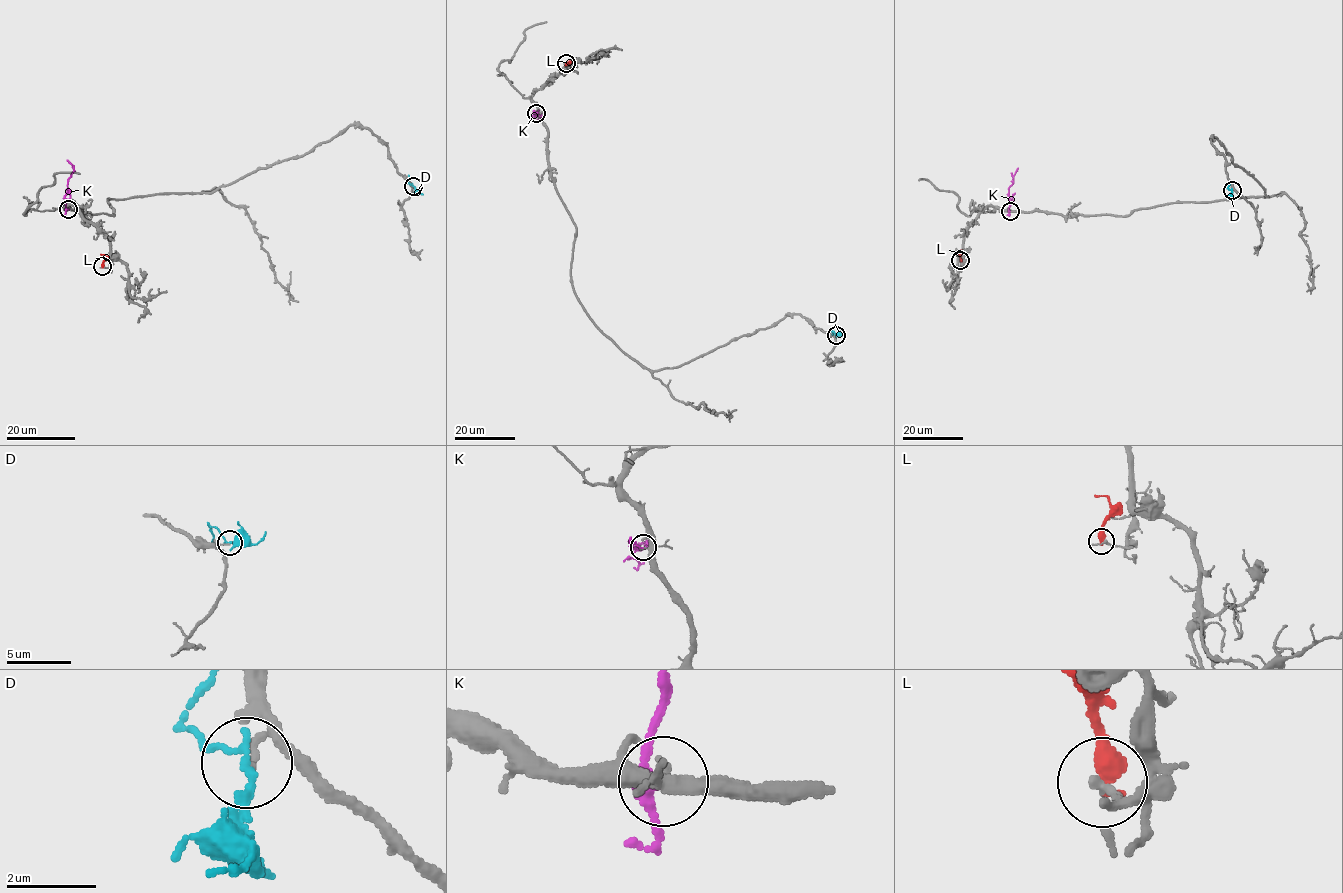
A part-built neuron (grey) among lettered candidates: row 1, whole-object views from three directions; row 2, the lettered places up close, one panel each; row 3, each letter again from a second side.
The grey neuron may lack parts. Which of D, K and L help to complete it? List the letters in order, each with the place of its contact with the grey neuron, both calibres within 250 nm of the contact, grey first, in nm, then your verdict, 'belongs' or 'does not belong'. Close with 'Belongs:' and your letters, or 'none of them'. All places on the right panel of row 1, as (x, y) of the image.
D: contact (1232, 190); calibres 100 and 150 nm; does not belong
K: contact (1010, 211); calibres 240 and 140 nm; does not belong
L: contact (960, 260); calibres 200 and 440 nm; does not belong
Belongs: none of them

